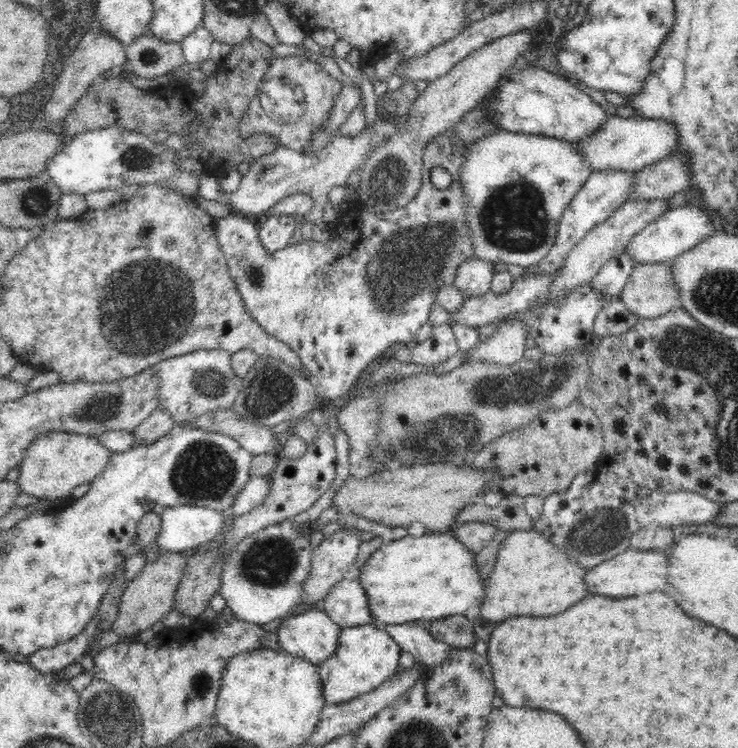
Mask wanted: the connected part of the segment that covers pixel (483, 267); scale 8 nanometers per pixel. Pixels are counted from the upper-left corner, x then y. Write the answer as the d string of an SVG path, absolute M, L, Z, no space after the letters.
M470 256L456 273L454 285L466 298L480 297L491 291L495 264Z

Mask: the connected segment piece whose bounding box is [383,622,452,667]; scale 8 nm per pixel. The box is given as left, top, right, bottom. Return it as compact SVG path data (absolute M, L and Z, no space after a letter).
M404 622L394 626L386 624L383 627L400 648L411 654L415 662L422 666L440 664L451 652L452 647L436 640L426 624L421 626L415 622Z

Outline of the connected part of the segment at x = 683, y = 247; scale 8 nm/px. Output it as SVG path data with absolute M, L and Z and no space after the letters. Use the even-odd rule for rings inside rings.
M686 204L667 210L634 235L626 249L628 255L638 265L674 262L684 252L694 248L702 239L716 232L708 215L708 211L704 207L698 207L698 204Z

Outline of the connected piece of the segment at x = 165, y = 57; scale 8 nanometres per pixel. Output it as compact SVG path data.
M147 32L138 37L133 44L126 47L127 59L124 66L131 66L130 73L127 71L124 74L134 75L140 78L156 78L162 74L167 74L170 70L179 68L185 63L183 56L183 48L180 42L164 42L160 38L156 38Z

